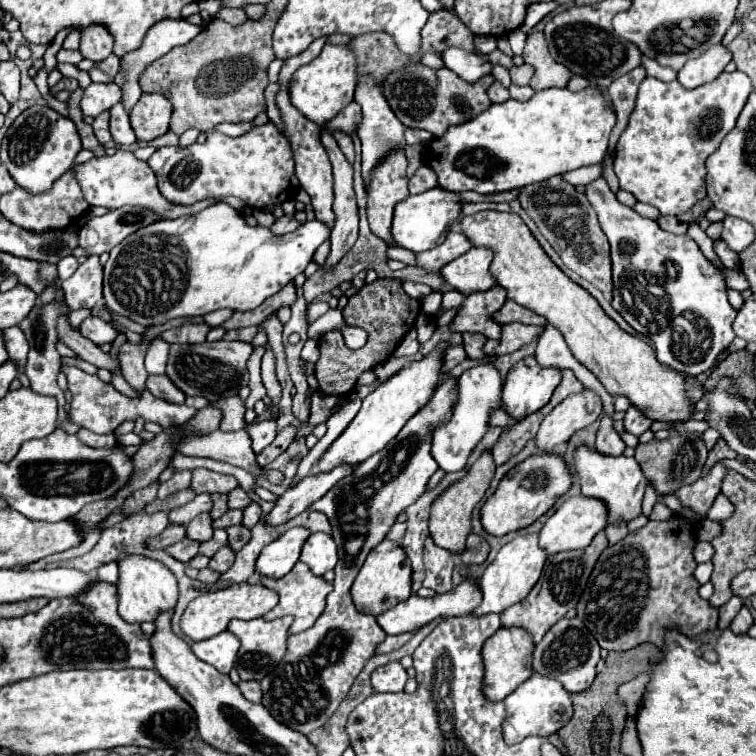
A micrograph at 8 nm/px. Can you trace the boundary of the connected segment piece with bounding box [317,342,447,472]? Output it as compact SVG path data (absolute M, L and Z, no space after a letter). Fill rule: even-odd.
M445 342L439 344L439 348L425 356L421 362L413 362L407 368L403 368L399 374L391 376L387 382L383 382L375 392L371 392L365 400L353 422L343 430L343 434L327 448L327 452L317 462L317 472L329 472L341 464L357 466L365 462L369 456L379 452L383 446L387 446L399 430L405 426L405 422L429 400L429 396L435 390L439 374L439 358L443 356L443 350L447 348Z

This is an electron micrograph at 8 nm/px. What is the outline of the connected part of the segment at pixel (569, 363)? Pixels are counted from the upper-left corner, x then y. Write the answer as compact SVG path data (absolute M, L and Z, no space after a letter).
M549 322L545 324L543 332L537 338L535 356L537 356L537 362L541 366L555 366L555 368L573 370L575 376L583 382L585 388L593 388L595 392L601 394L605 414L609 414L611 417L614 415L614 397L603 390L603 385L579 360L575 360L575 356L571 354L569 346L563 340L563 334L553 324L549 324Z

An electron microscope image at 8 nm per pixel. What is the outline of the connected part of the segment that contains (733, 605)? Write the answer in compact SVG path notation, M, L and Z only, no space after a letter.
M733 596L725 606L721 606L721 608L719 608L719 624L717 624L717 628L719 628L719 630L729 628L731 620L735 618L735 614L739 612L741 606L743 606L741 598L735 598L735 596Z

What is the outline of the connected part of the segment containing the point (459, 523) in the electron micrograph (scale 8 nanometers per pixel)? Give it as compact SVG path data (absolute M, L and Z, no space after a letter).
M485 452L477 462L475 466L467 472L465 480L459 480L455 482L451 488L447 488L433 504L431 508L431 518L429 518L429 532L431 532L431 538L433 542L439 546L439 548L445 548L453 554L459 554L465 550L465 540L471 532L471 514L473 514L473 508L481 502L481 498L485 496L487 488L491 486L491 480L495 476L495 462L493 462L493 456L491 452Z

